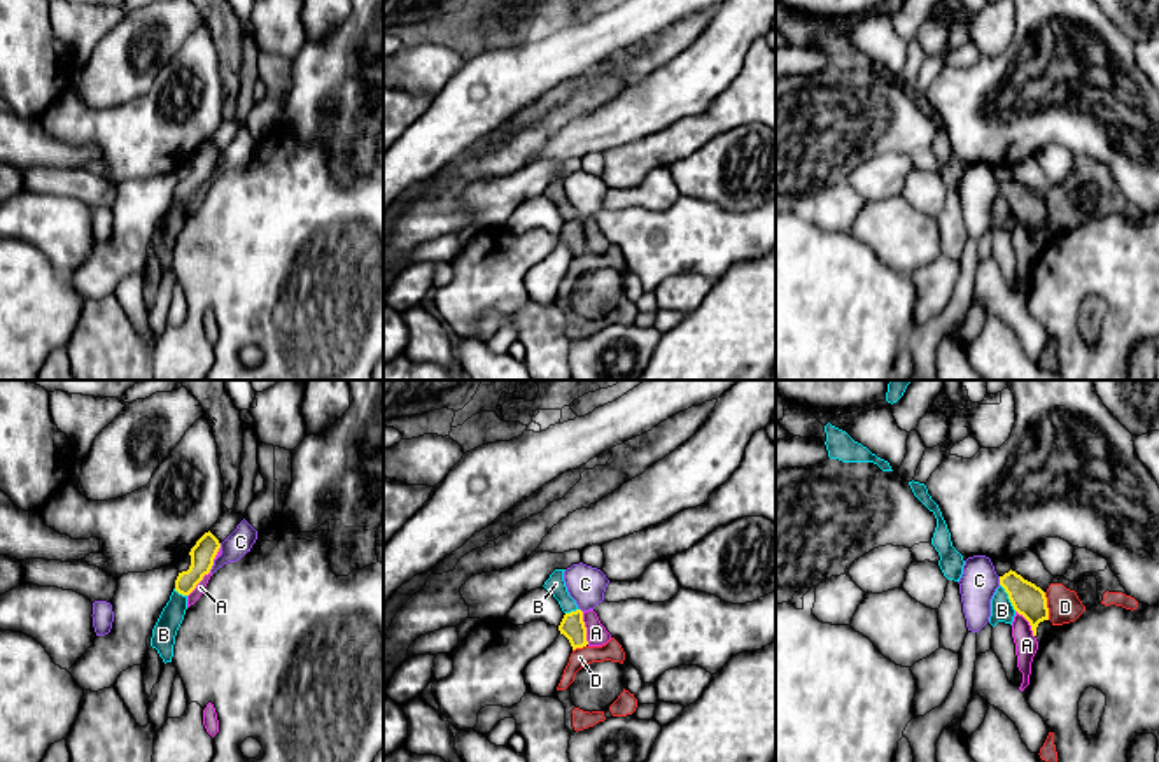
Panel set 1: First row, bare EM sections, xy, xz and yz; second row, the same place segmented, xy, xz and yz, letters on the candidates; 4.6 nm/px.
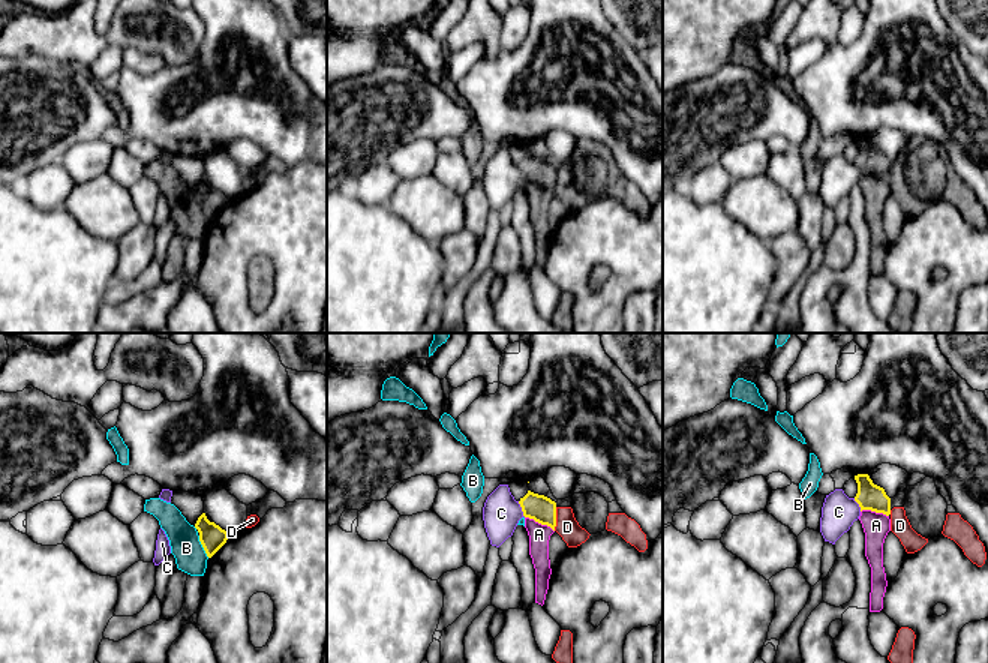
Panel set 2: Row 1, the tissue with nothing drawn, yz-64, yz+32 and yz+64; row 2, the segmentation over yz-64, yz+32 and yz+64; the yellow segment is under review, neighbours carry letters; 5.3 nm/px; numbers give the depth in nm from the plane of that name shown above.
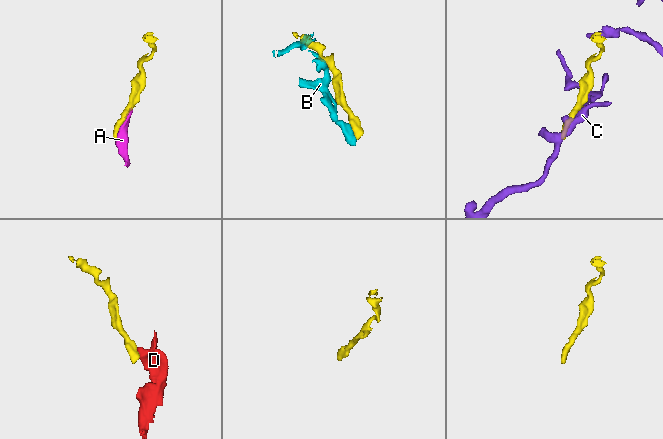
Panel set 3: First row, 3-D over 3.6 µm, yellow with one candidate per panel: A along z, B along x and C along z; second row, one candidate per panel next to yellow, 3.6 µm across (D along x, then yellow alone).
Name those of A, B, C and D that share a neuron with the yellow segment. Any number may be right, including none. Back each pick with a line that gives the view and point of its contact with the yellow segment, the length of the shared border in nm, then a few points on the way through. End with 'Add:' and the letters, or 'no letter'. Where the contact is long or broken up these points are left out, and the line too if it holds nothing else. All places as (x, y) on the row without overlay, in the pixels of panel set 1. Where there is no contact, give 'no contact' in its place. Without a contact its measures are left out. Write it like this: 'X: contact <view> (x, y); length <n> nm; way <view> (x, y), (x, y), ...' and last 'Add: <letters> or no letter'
Add: no letter

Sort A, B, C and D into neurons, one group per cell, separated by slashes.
A / B / C / D

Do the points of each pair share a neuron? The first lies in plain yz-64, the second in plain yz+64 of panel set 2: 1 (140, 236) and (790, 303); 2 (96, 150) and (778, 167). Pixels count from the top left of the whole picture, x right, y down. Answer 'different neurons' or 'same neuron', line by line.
1: different neurons
2: different neurons

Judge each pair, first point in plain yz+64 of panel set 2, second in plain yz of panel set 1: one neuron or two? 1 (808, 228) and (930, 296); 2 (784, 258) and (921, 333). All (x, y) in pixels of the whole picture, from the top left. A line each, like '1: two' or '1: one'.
1: two
2: two

